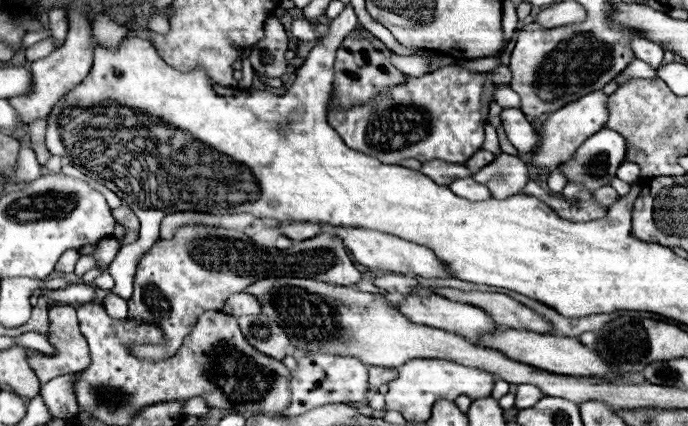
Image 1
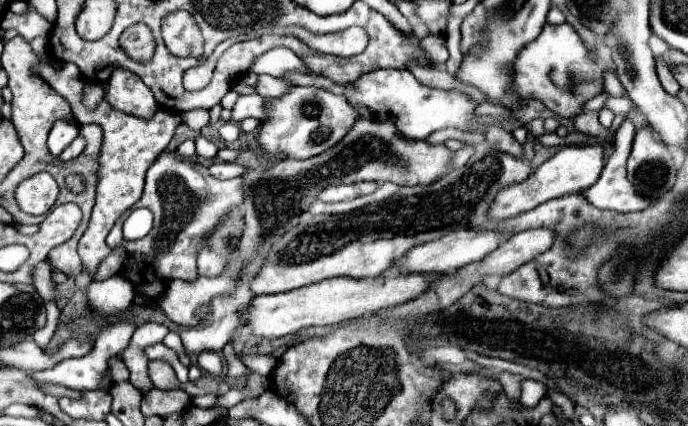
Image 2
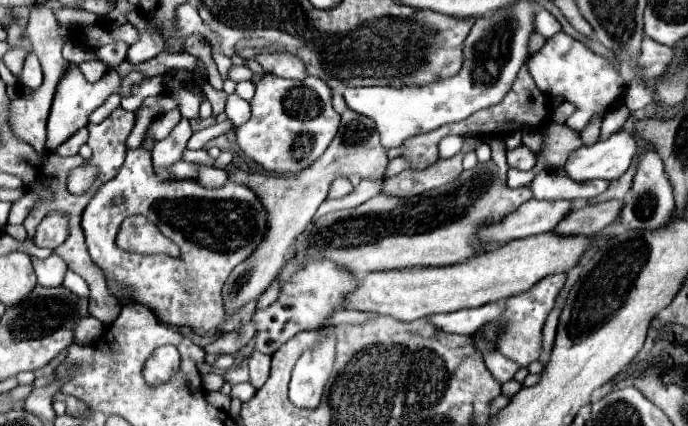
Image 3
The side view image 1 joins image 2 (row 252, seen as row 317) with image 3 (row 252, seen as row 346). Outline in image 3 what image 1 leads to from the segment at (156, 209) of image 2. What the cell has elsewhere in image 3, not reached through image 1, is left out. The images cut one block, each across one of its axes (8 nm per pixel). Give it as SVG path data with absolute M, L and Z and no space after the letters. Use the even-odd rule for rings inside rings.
M130 216L124 220L118 238L118 246L136 254L168 254L178 256L178 246L168 240L154 224L150 224L144 216Z

